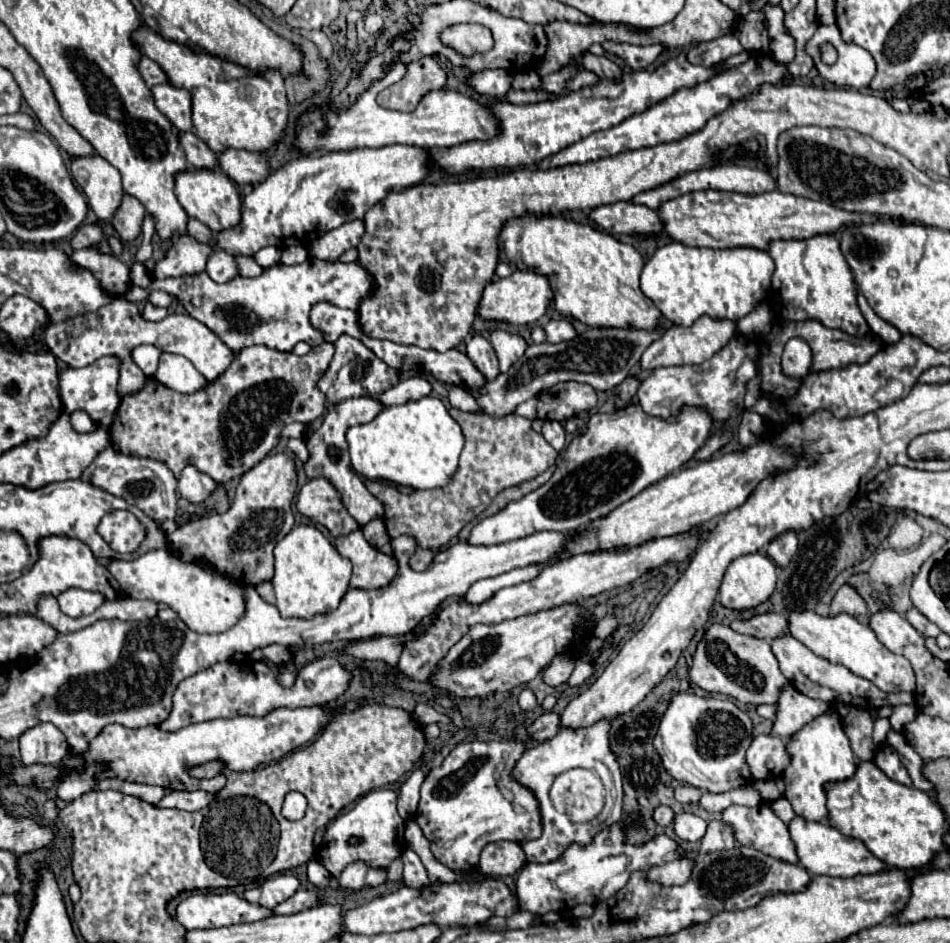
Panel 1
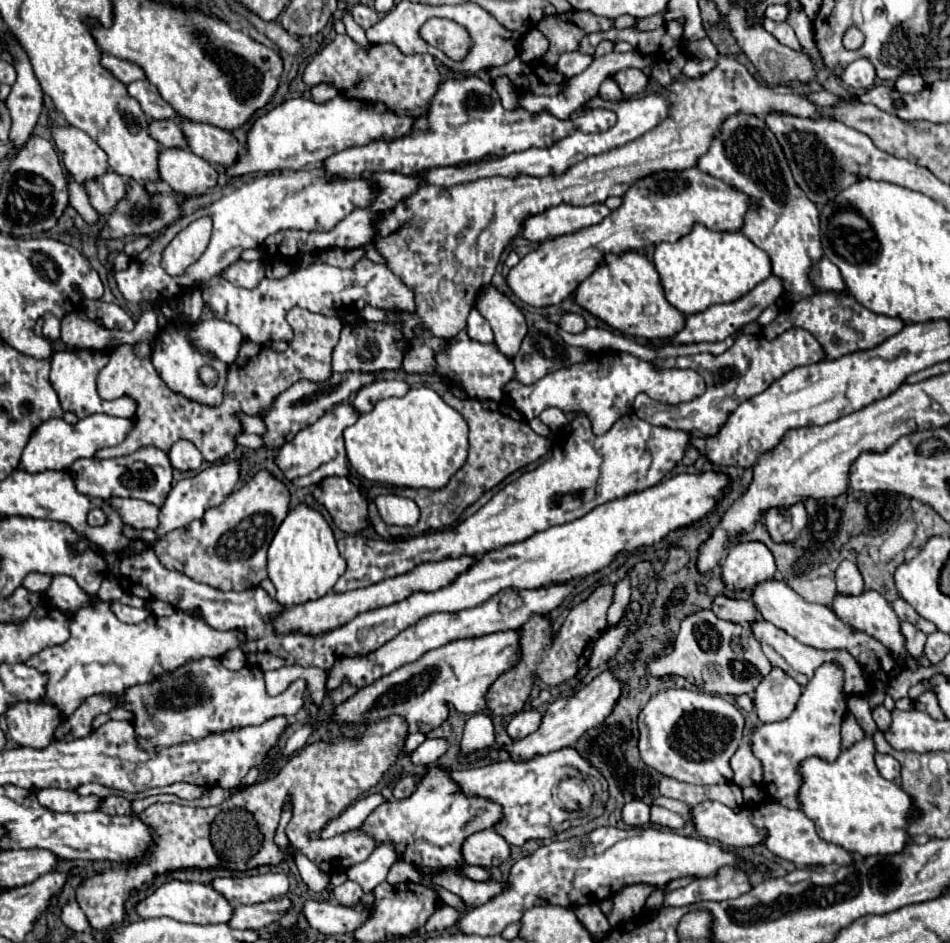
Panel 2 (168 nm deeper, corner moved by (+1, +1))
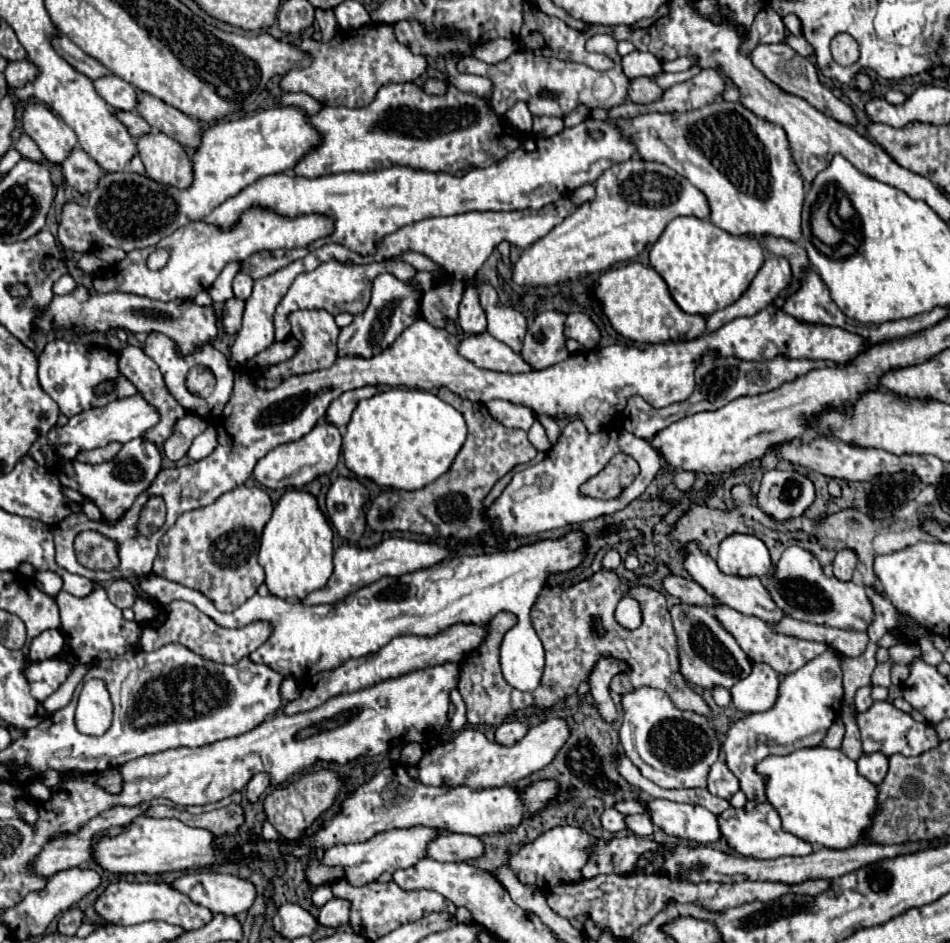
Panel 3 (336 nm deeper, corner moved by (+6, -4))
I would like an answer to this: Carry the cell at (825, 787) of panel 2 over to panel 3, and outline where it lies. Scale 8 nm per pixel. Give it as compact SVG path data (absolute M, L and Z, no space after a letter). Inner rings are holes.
M817 745L797 749L789 755L769 755L755 765L755 771L765 777L765 795L771 807L779 813L783 831L793 833L811 845L827 849L847 849L863 841L863 831L867 831L867 823L871 823L871 811L875 811L877 787L867 783L867 779L857 773L855 761L851 761L839 749Z

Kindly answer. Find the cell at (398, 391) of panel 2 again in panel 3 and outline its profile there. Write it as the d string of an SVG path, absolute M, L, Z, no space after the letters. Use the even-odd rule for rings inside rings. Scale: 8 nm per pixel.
M361 387L361 389L343 393L329 405L329 409L325 413L325 421L333 423L335 427L345 427L351 419L351 411L355 409L355 403L359 403L361 399L369 399L375 393L377 393L375 387Z

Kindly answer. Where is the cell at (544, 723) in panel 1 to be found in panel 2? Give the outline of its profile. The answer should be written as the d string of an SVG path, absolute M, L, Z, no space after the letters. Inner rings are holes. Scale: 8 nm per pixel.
M524 710L524 712L518 712L510 720L506 732L512 740L522 740L528 734L536 732L540 728L540 724L542 724L542 714L538 710Z

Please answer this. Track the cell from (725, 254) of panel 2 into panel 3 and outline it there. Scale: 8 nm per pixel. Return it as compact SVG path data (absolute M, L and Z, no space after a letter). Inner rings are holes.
M677 217L677 219L673 219L649 251L651 267L665 279L675 303L685 313L705 315L705 317L727 307L727 305L731 305L731 303L735 303L751 285L753 277L757 275L759 267L763 265L763 259L765 259L765 249L757 237L753 237L753 235L731 235L731 233L715 227L709 219L699 219L699 217Z

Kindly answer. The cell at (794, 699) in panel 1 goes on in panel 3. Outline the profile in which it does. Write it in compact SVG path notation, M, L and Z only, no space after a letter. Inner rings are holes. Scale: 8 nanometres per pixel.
M753 663L751 673L739 679L729 691L733 705L743 713L767 711L775 703L779 673L765 663Z

